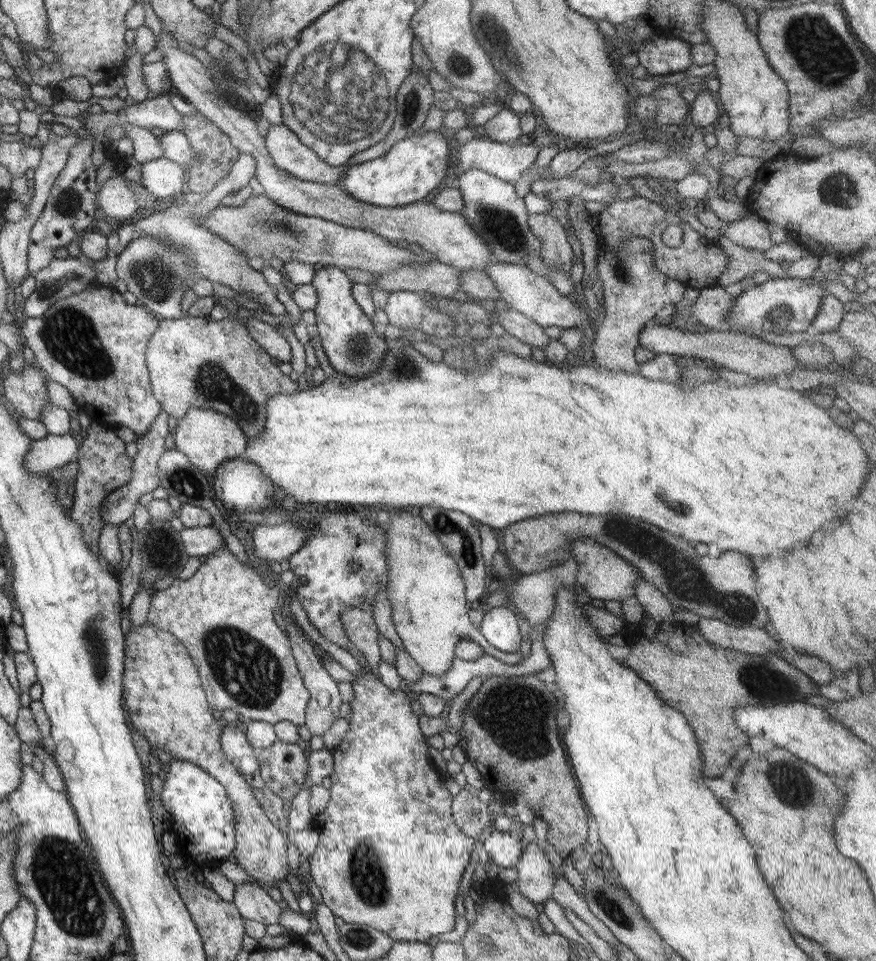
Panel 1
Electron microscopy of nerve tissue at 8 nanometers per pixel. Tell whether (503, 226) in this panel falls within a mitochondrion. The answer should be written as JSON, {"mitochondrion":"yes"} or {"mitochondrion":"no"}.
{"mitochondrion":"yes"}

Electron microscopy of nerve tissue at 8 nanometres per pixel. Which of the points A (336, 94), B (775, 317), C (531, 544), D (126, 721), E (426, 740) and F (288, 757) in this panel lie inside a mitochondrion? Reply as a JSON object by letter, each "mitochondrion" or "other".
{"A":"mitochondrion","B":"mitochondrion","C":"other","D":"other","E":"other","F":"other"}

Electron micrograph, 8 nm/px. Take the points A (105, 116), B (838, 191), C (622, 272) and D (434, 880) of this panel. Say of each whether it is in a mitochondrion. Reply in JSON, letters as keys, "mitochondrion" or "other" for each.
{"A":"other","B":"mitochondrion","C":"mitochondrion","D":"other"}

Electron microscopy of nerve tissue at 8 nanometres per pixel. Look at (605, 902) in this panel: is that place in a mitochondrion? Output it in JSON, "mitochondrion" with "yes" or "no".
{"mitochondrion":"yes"}

